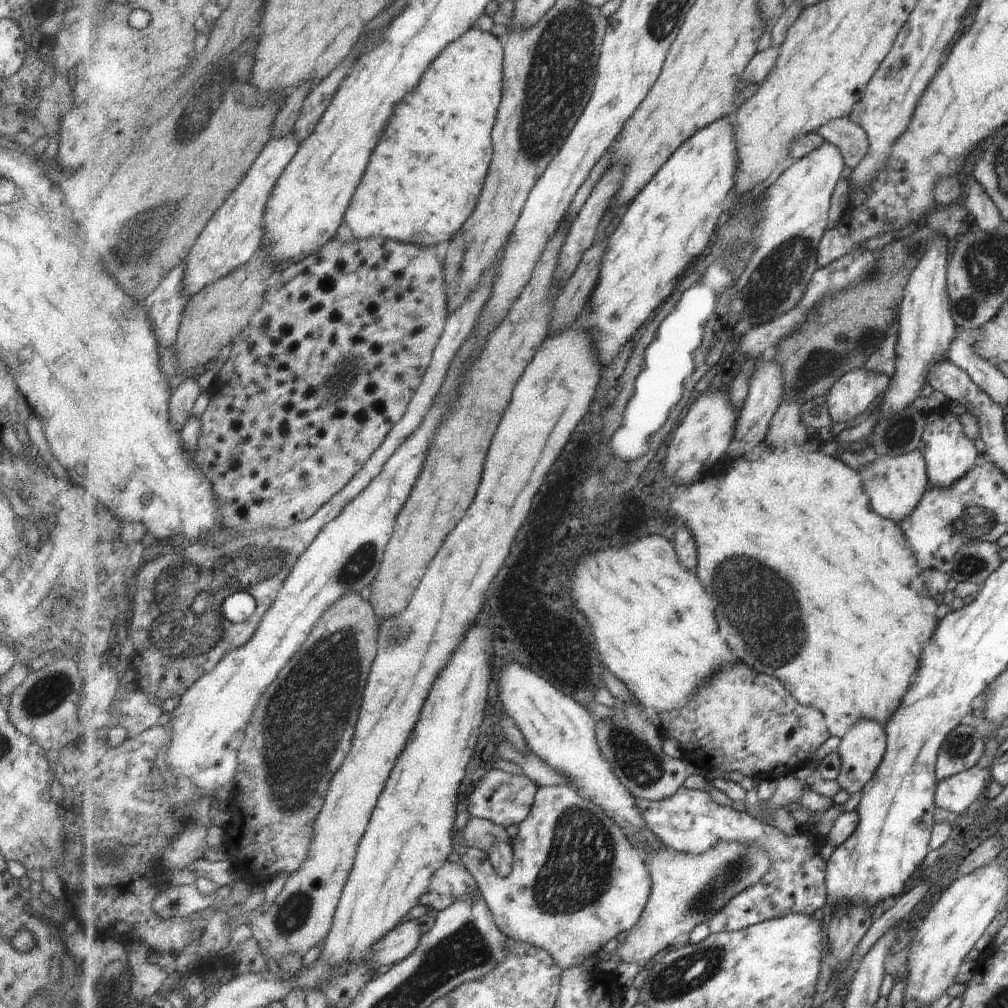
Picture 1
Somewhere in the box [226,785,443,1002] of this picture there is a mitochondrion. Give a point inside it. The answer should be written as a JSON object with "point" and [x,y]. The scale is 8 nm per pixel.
{"point":[291,915]}

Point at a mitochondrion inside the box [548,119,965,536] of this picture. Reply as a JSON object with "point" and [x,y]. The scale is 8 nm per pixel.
{"point":[779,272]}

